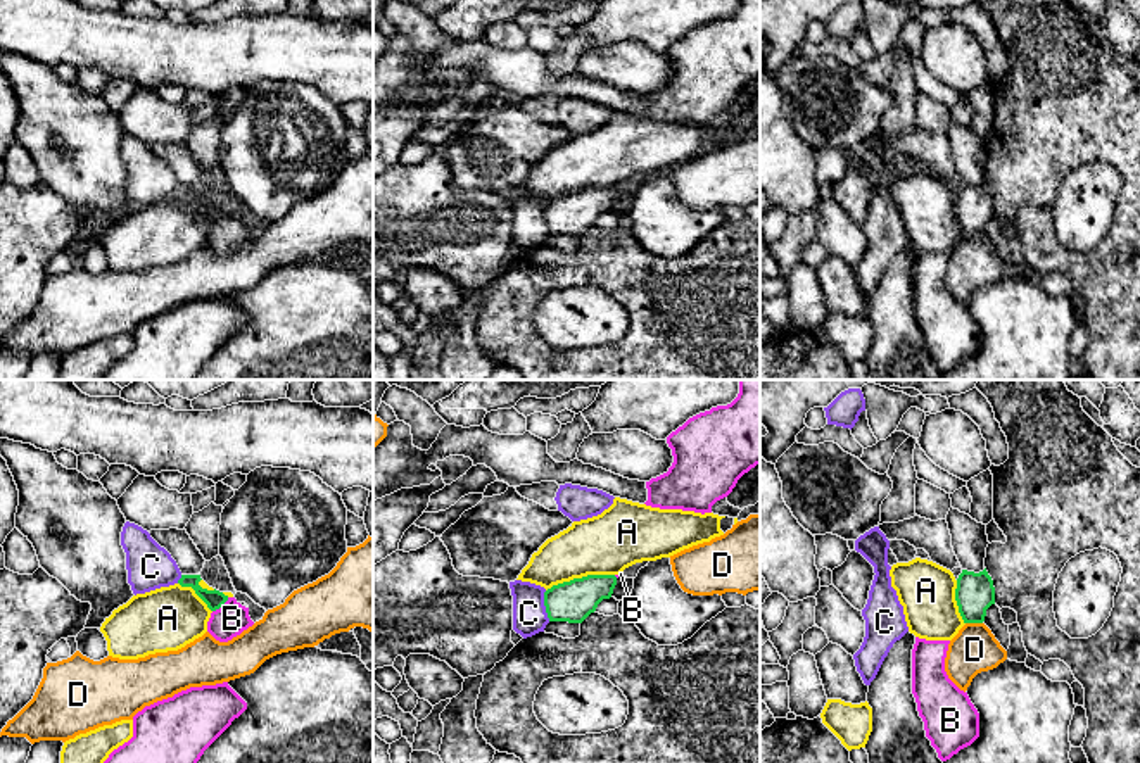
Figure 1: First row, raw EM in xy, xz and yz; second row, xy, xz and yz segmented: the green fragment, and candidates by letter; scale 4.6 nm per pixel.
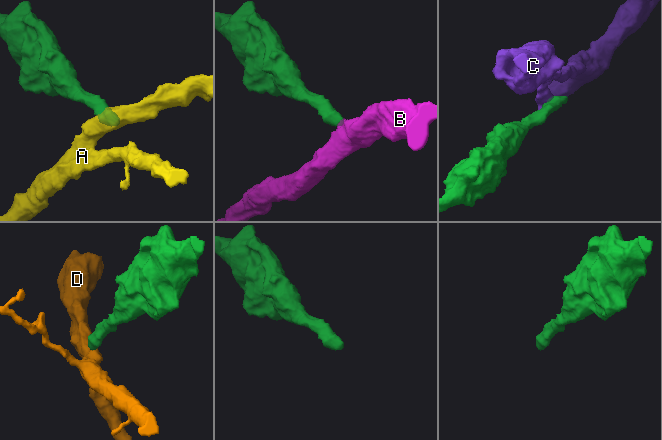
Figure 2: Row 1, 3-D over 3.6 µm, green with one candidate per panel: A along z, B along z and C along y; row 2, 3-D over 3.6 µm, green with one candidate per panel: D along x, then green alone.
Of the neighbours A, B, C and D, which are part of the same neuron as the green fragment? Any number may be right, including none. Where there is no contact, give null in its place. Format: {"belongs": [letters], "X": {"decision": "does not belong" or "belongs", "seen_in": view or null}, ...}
{"belongs": ["B"], "A": {"decision": "does not belong", "seen_in": "xz"}, "B": {"decision": "belongs", "seen_in": "xy"}, "C": {"decision": "does not belong", "seen_in": "xz"}, "D": {"decision": "does not belong", "seen_in": "yz"}}

